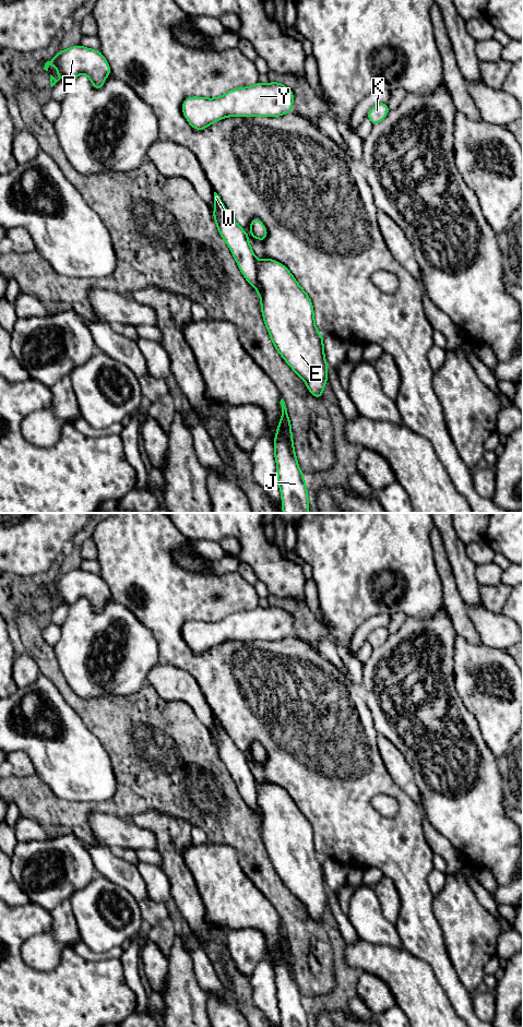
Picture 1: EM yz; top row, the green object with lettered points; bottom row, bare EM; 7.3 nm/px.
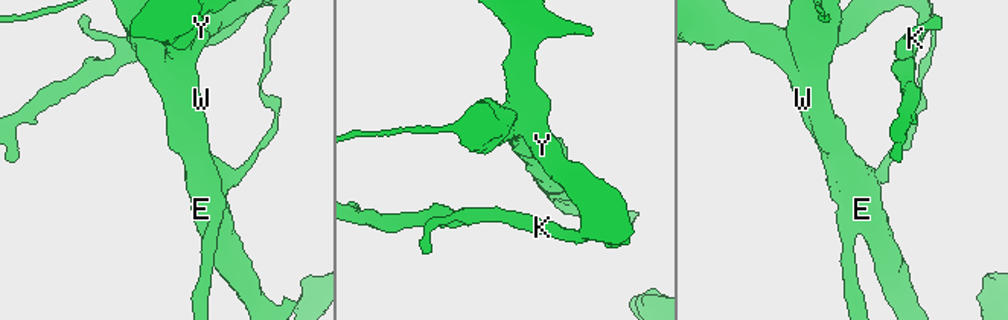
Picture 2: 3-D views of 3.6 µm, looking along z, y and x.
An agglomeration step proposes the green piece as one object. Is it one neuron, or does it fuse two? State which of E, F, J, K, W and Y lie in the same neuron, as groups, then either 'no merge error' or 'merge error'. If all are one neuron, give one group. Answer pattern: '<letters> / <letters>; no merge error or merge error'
E / F J K W Y; merge error

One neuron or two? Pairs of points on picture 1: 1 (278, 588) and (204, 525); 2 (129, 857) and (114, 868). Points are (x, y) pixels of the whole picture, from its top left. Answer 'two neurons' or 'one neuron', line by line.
1: one neuron
2: two neurons

